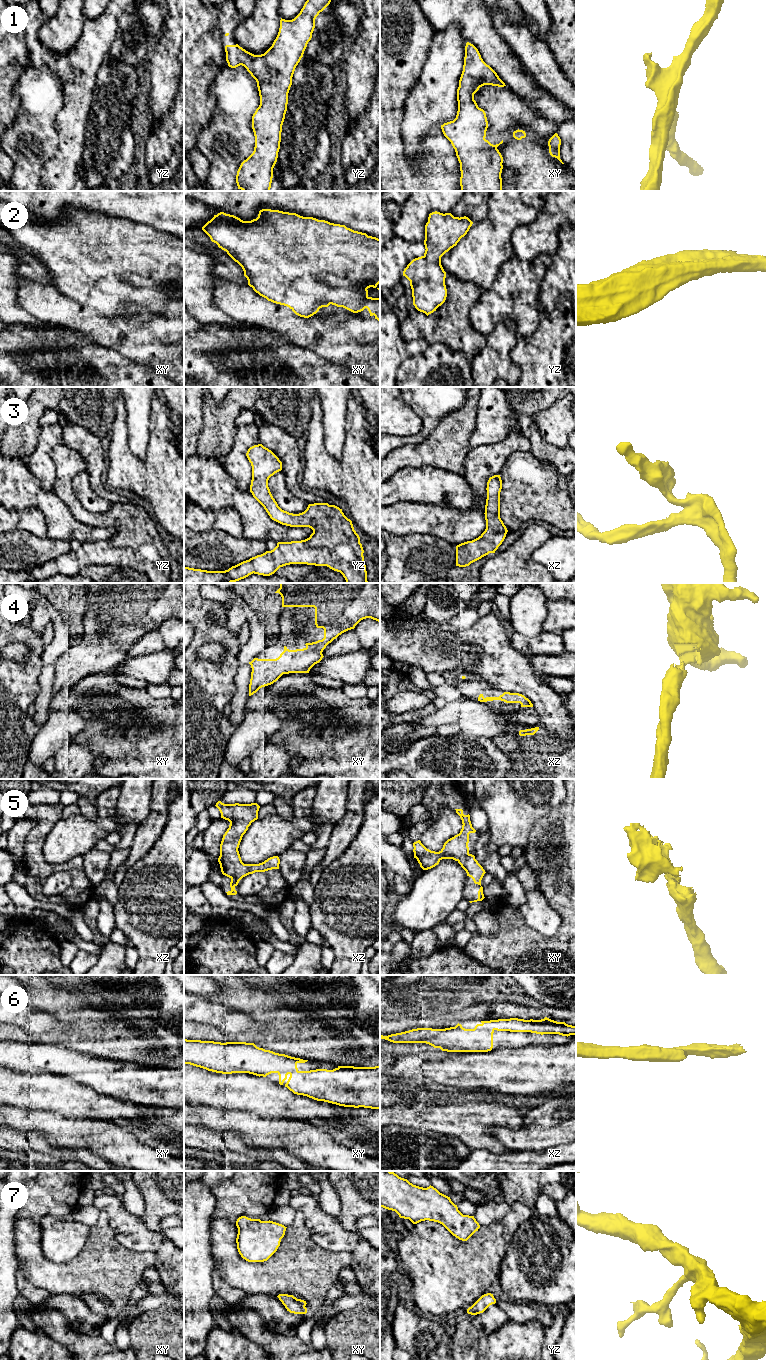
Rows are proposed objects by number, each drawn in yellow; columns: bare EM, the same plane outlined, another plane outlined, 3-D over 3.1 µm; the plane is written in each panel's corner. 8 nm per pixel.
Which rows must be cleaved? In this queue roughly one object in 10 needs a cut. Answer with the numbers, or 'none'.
none

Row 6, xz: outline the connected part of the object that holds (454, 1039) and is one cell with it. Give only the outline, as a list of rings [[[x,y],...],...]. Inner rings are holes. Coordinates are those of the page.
[[[545,1017],[541,1020],[510,1018],[481,1021],[474,1029],[465,1029],[459,1023],[445,1029],[417,1028],[388,1036],[380,1035],[380,1039],[393,1043],[426,1043],[447,1052],[488,1052],[493,1048],[495,1030],[567,1037],[576,1035],[576,1026]]]

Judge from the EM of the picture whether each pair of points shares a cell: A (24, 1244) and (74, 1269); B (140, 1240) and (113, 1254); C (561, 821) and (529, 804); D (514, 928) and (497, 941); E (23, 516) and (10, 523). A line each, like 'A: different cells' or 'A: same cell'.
A: same cell
B: different cells
C: different cells
D: same cell
E: same cell

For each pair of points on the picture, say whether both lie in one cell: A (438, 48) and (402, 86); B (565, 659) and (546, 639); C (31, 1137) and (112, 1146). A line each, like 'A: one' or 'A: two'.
A: two
B: two
C: two

